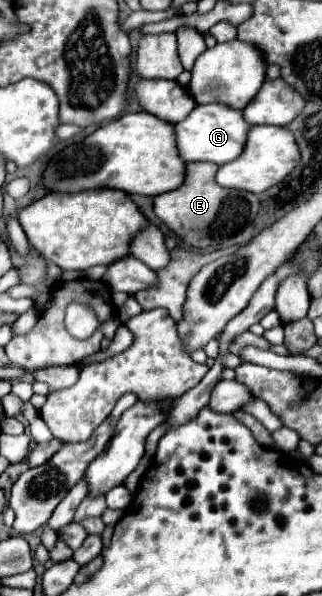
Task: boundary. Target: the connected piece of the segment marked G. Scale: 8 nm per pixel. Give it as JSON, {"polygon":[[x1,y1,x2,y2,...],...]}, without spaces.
{"polygon":[[203,104,197,106,185,120,175,124,177,134,177,148,185,162,215,162,225,164,241,156,247,140,251,124,243,120,243,114,239,110,227,108,225,104]]}

